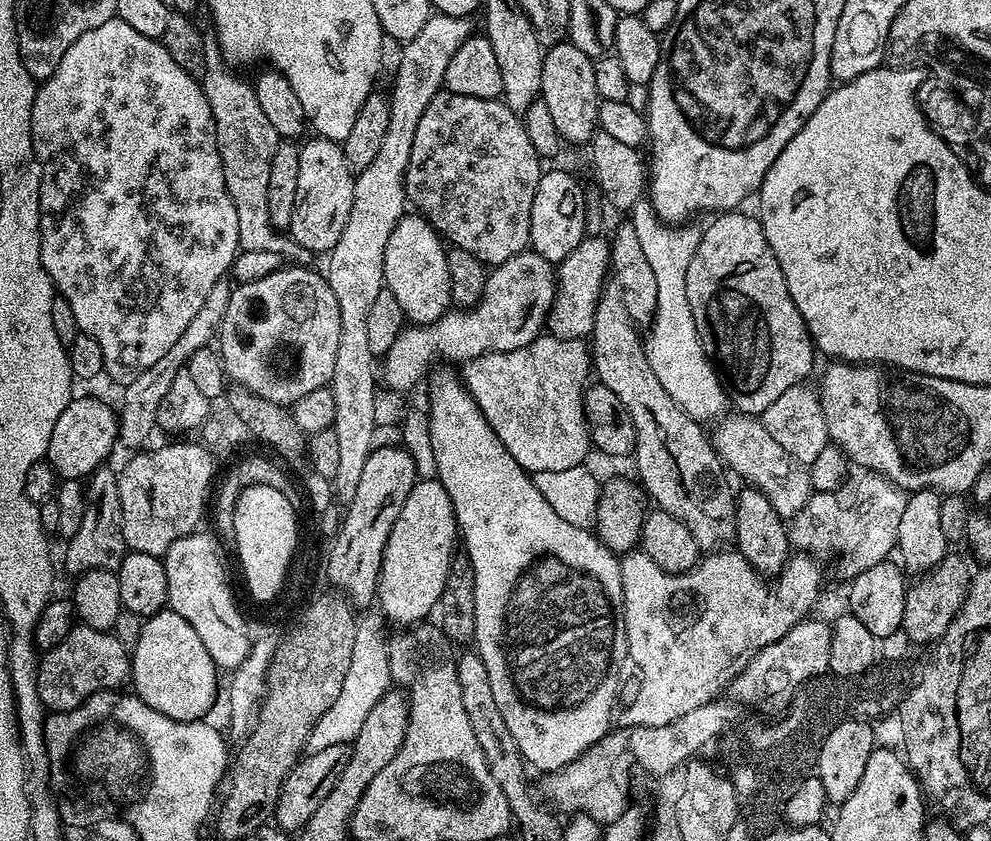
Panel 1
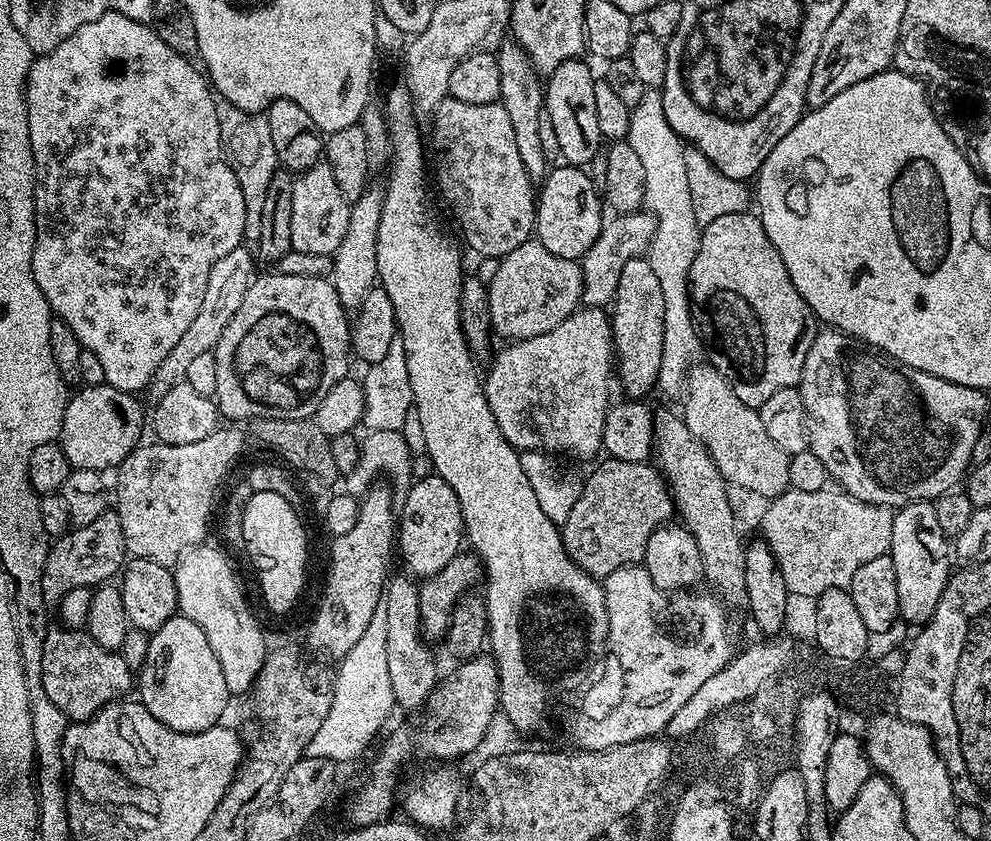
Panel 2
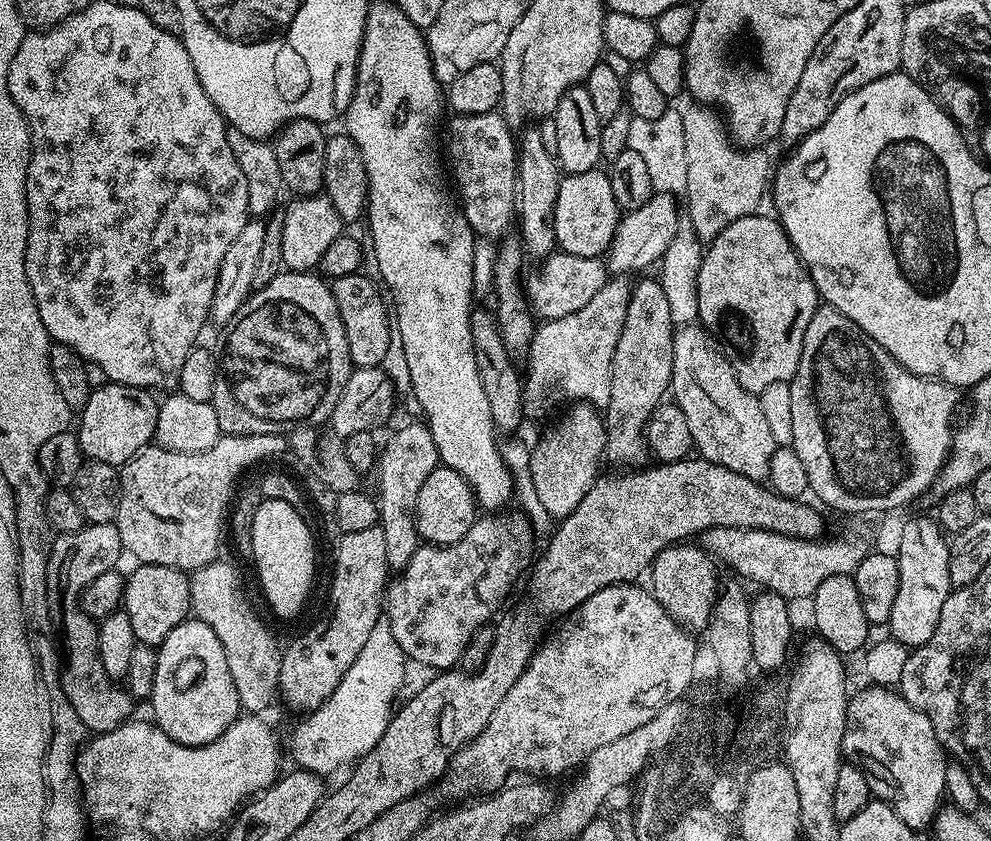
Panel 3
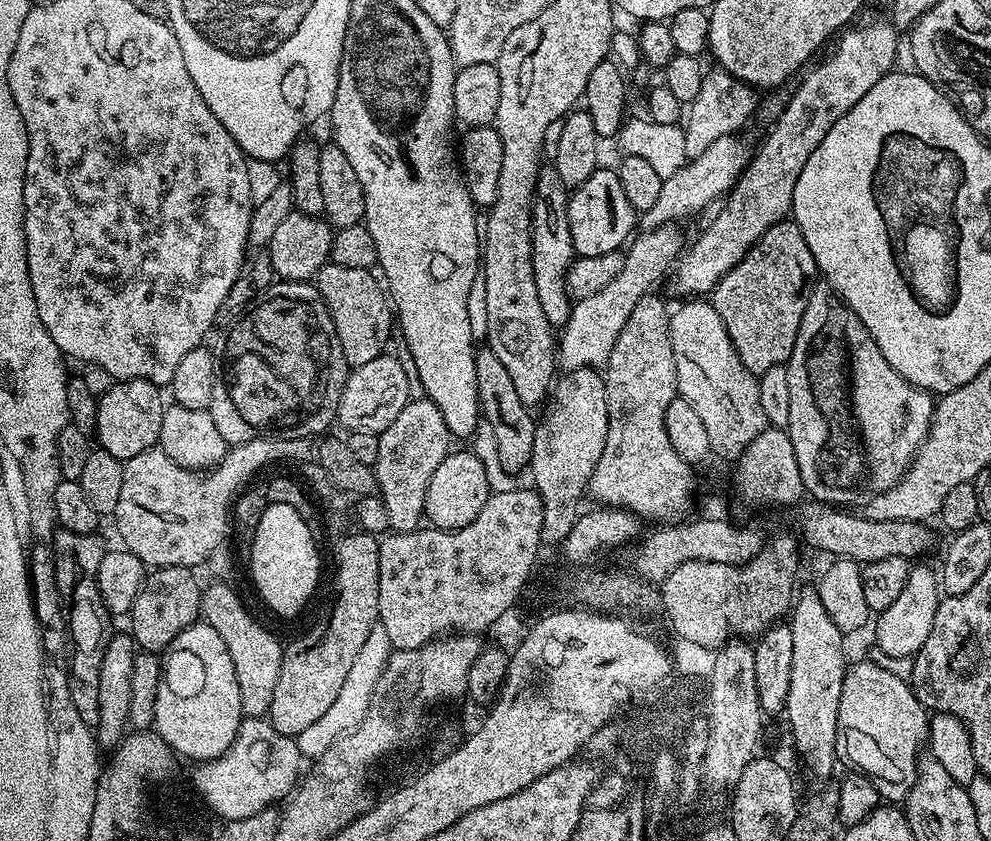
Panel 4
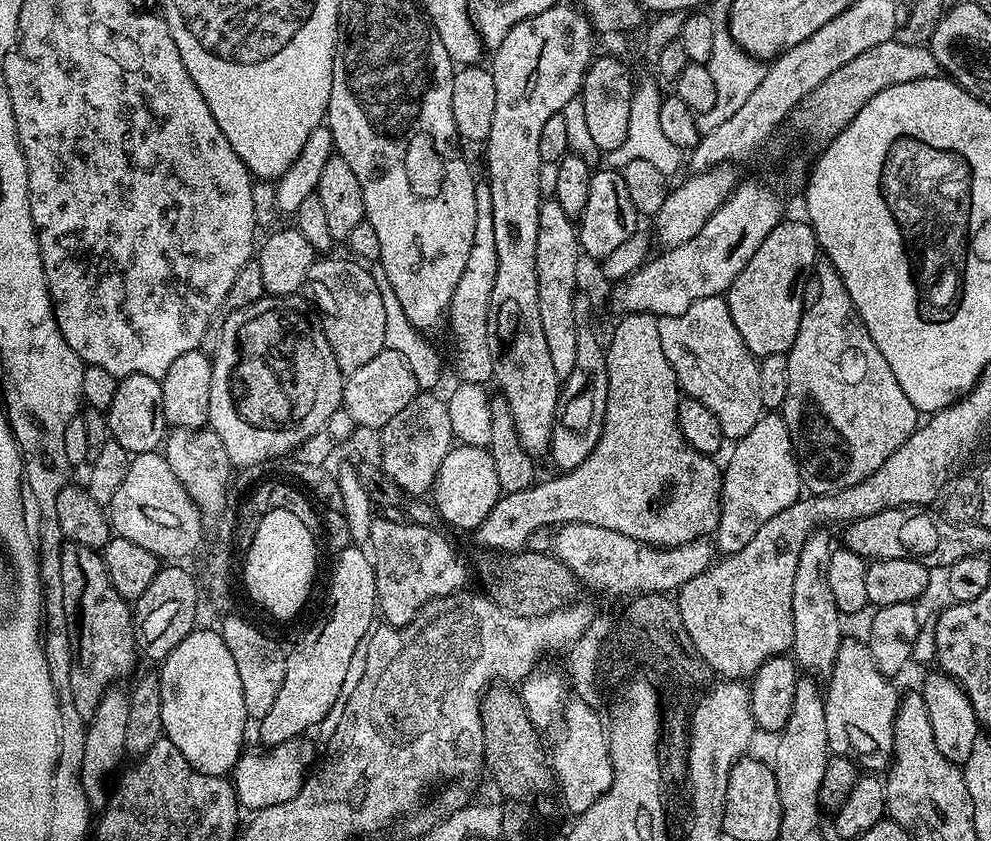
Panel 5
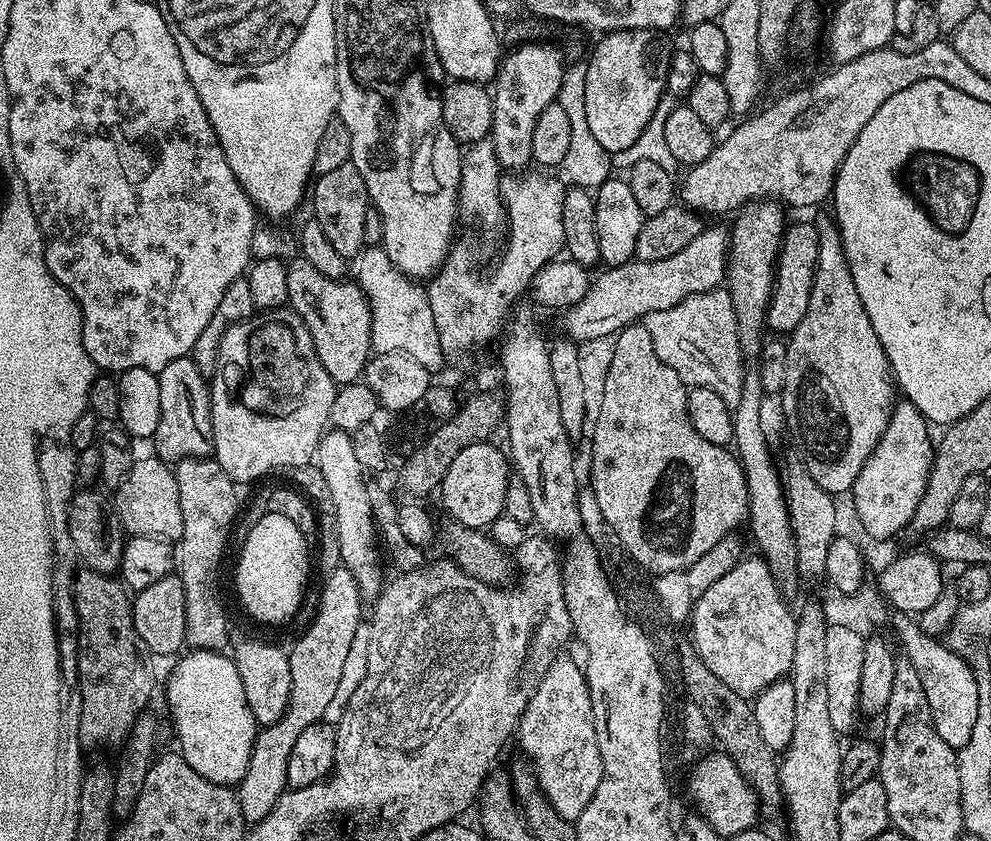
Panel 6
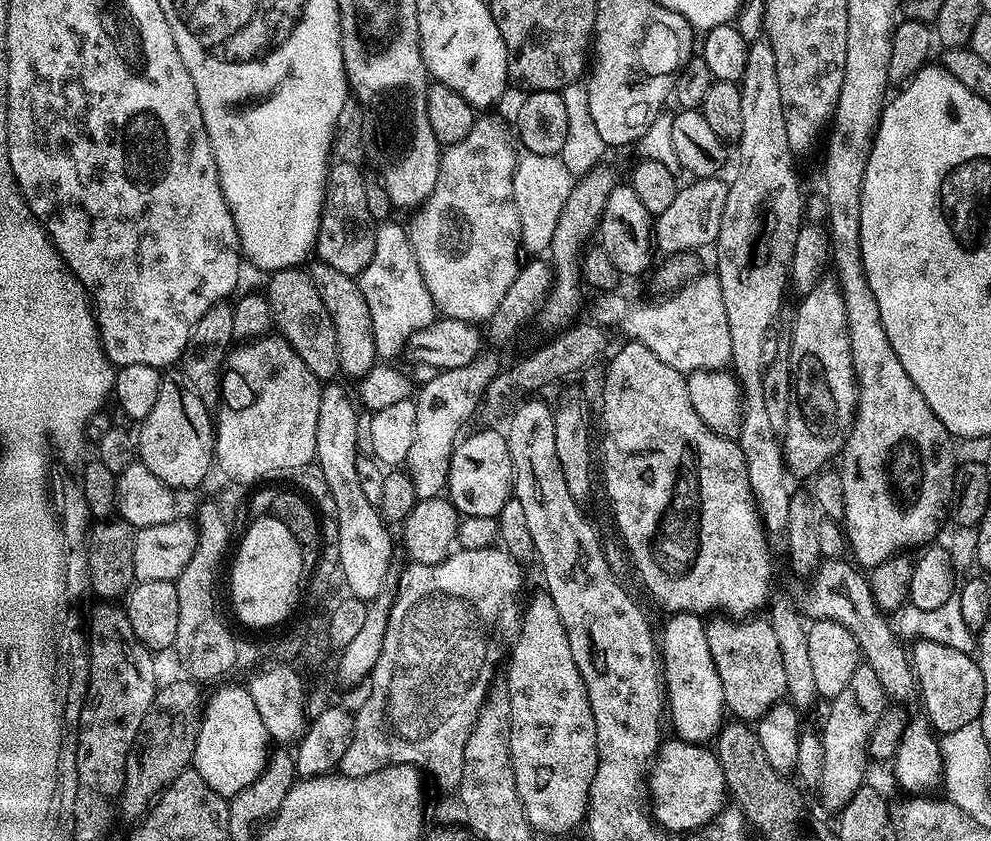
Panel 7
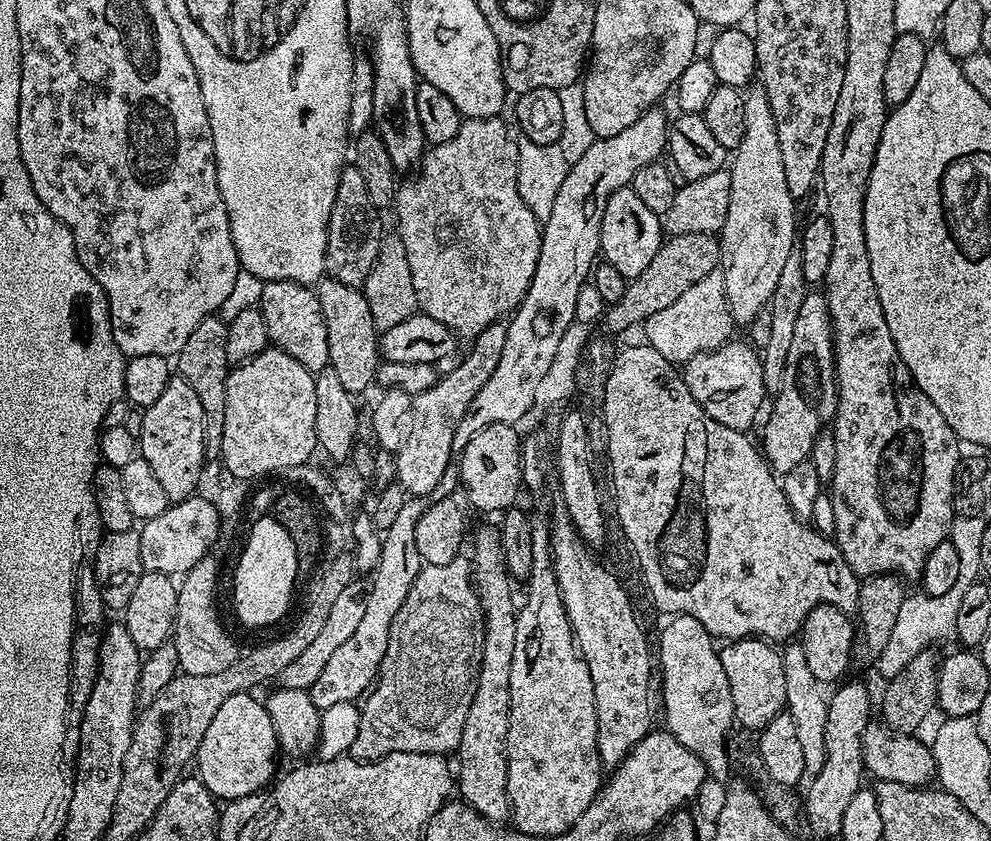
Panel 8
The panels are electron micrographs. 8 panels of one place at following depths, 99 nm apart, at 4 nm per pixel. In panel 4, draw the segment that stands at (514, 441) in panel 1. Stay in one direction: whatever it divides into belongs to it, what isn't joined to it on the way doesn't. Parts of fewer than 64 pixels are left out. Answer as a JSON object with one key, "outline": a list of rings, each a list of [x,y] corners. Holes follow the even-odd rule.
{"outline":[[[675,223],[663,224],[660,228],[641,231],[627,245],[624,252],[622,270],[602,290],[590,294],[586,298],[576,300],[572,305],[572,313],[563,328],[558,332],[558,364],[564,370],[574,368],[595,368],[607,365],[610,350],[614,350],[614,342],[618,342],[618,334],[622,334],[622,326],[626,326],[626,318],[634,311],[634,306],[643,296],[649,295],[660,279],[669,275],[675,265],[686,239],[679,232]]]}

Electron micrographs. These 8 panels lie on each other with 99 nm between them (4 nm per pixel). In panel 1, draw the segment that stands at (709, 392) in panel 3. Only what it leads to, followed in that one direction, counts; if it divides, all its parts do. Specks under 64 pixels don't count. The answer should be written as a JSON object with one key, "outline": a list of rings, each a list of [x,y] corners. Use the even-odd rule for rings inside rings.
{"outline":[[[728,414],[716,426],[716,433],[713,431],[710,439],[727,471],[737,472],[745,485],[766,494],[766,498],[770,498],[770,506],[774,506],[780,516],[796,516],[813,493],[805,465],[786,454],[786,450],[782,450],[782,446],[770,438],[770,430],[766,430],[763,419],[747,414]]]}

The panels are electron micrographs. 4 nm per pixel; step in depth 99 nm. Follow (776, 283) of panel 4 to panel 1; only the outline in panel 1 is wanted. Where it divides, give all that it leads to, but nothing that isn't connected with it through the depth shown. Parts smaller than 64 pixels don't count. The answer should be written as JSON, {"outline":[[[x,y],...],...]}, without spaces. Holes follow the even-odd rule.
{"outline":[[[744,210],[721,212],[707,229],[701,231],[698,250],[690,258],[690,270],[686,270],[686,298],[698,326],[698,334],[706,354],[715,361],[714,367],[720,384],[727,394],[731,407],[737,413],[759,417],[790,386],[805,383],[812,372],[814,345],[790,290],[786,290],[786,278],[782,278],[782,266],[766,242],[764,227],[755,215],[747,216]]]}

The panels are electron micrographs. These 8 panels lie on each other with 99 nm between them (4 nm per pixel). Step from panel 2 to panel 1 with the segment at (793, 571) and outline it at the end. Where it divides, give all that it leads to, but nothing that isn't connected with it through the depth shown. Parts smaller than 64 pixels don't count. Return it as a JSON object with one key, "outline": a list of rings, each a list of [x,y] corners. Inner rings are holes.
{"outline":[[[867,470],[857,471],[849,475],[838,490],[813,492],[808,497],[806,506],[802,506],[787,525],[791,547],[813,558],[840,556],[840,568],[845,577],[856,576],[893,555],[908,497],[909,493],[891,484],[886,477]]]}

